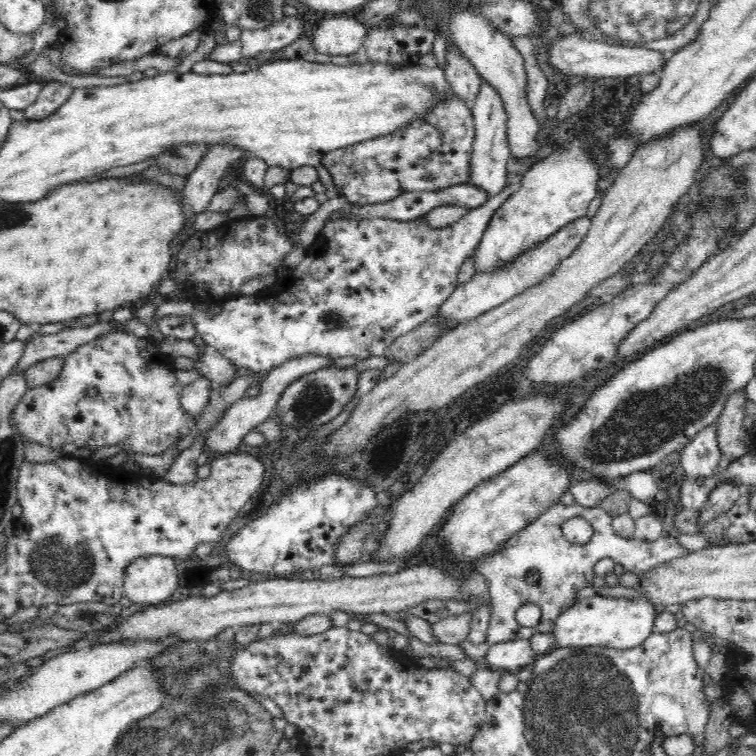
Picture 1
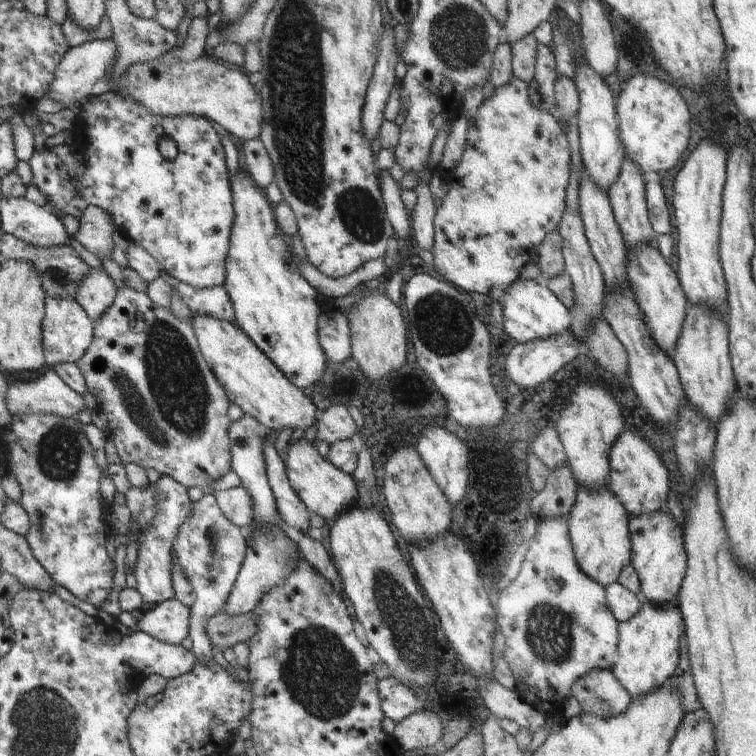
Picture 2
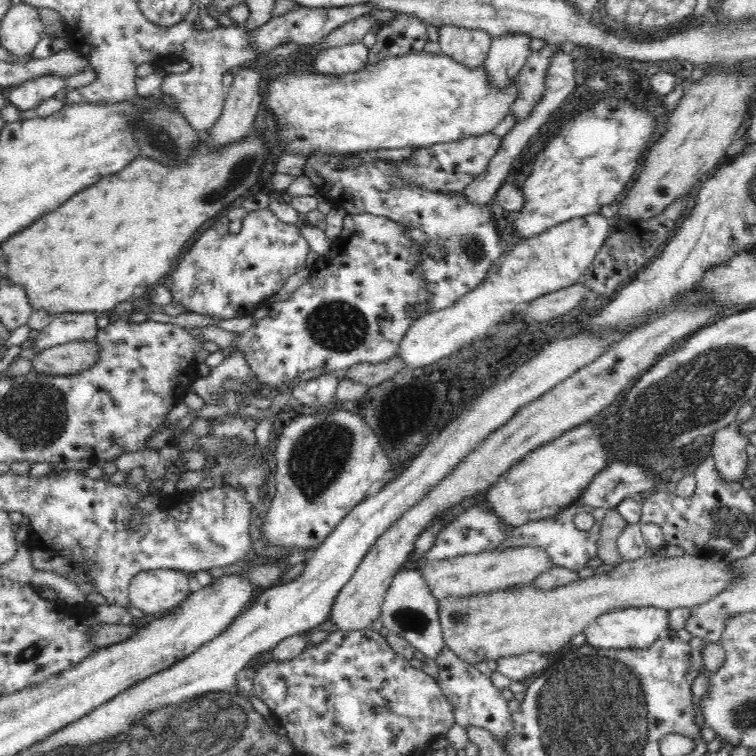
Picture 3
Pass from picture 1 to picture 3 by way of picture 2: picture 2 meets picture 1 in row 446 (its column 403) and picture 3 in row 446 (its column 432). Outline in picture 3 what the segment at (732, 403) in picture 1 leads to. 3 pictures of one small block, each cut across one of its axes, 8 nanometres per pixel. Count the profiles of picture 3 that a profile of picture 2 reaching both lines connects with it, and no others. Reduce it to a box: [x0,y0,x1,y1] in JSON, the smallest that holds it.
[710,426,749,484]

